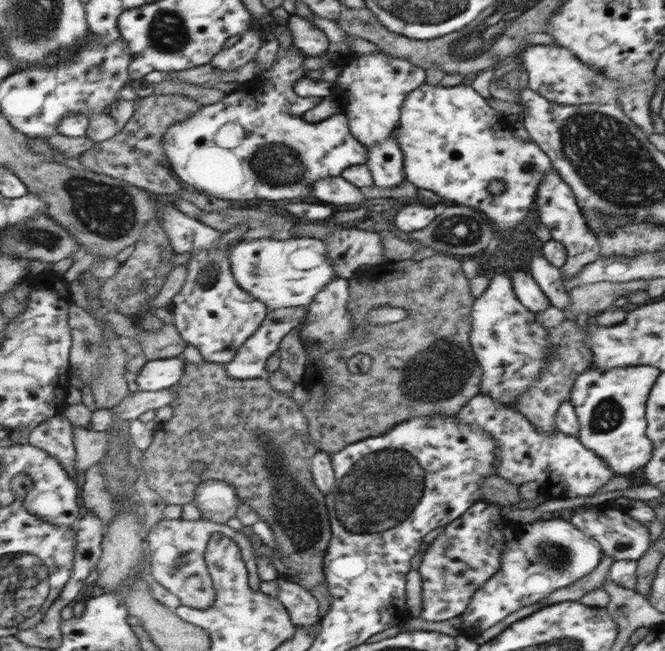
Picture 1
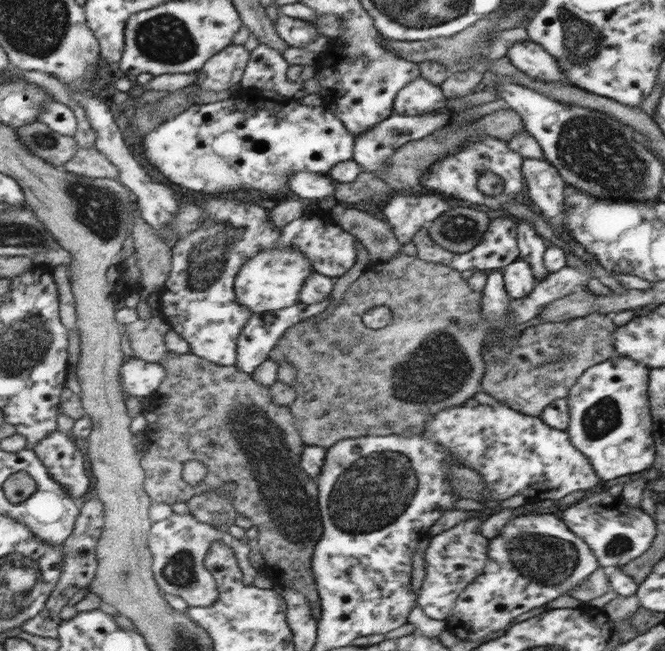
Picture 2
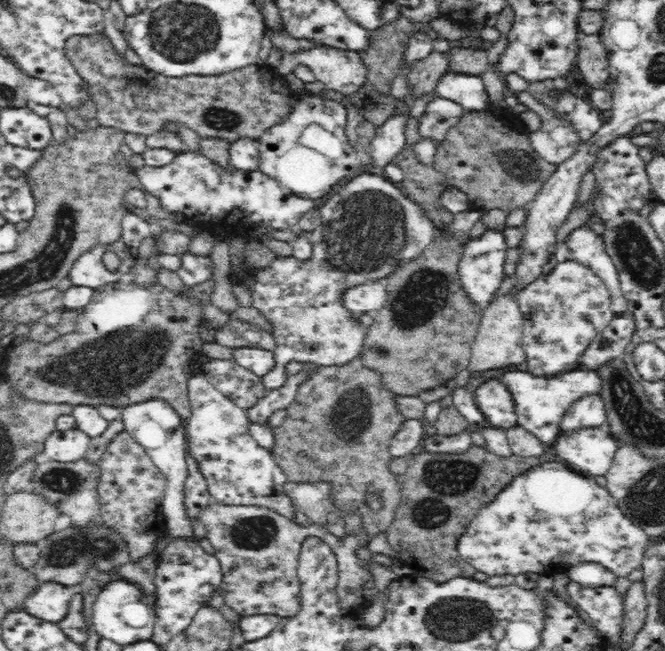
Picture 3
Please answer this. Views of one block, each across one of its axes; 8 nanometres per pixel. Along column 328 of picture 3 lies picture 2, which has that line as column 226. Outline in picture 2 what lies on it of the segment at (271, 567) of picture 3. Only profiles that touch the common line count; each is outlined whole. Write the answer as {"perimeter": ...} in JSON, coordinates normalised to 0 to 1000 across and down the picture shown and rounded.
{"perimeter":[[[262,788],[257,794],[236,802],[226,823],[226,840],[232,849],[230,876],[244,908],[248,912],[272,916],[287,932],[322,931],[331,922],[332,908],[325,886],[311,871],[310,859],[316,843],[325,834],[337,834],[355,846],[362,877],[371,885],[371,897],[385,900],[388,885],[397,876],[379,869],[376,856],[383,846],[373,836],[367,836],[364,829],[349,823],[343,816],[334,817],[320,806],[301,802],[292,790]]]}

